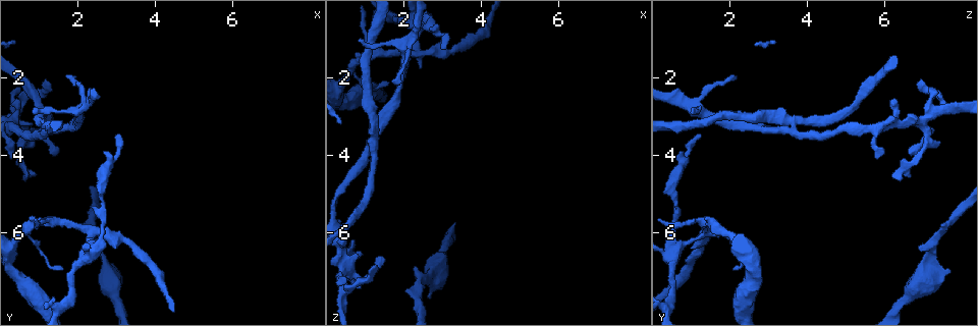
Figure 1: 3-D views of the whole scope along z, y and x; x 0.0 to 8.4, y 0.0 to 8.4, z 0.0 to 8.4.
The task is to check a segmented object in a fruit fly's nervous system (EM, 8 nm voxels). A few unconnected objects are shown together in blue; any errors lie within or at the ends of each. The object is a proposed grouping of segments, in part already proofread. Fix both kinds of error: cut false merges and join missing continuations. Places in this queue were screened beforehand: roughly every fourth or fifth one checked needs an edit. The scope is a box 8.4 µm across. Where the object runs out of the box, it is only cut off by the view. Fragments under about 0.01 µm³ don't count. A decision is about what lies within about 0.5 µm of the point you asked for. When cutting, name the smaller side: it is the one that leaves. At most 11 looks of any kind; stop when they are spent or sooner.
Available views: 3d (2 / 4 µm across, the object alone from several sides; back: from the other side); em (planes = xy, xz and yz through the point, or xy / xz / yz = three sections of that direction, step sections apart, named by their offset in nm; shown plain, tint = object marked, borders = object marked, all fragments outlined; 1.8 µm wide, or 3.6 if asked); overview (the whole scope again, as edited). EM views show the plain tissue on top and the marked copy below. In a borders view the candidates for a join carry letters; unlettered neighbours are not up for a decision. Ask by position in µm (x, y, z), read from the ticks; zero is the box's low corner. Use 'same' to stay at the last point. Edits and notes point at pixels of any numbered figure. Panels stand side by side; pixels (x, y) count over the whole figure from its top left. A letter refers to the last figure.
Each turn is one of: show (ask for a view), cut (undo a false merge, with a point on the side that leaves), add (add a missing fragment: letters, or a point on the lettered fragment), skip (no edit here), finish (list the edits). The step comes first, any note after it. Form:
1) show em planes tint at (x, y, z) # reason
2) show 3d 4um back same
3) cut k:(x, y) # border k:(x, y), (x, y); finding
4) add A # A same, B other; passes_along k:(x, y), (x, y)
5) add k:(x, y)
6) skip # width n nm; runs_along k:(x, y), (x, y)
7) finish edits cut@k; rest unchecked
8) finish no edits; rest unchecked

show 3d 4um at (1.00, 3.45, 7.20) # sharp bend

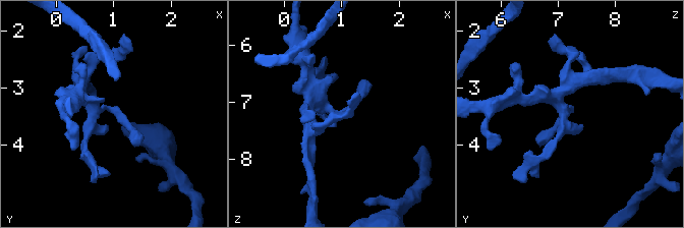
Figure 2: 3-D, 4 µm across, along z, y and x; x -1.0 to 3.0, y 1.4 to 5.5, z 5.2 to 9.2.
show em planes borders at (1.05, 3.40, 7.20)

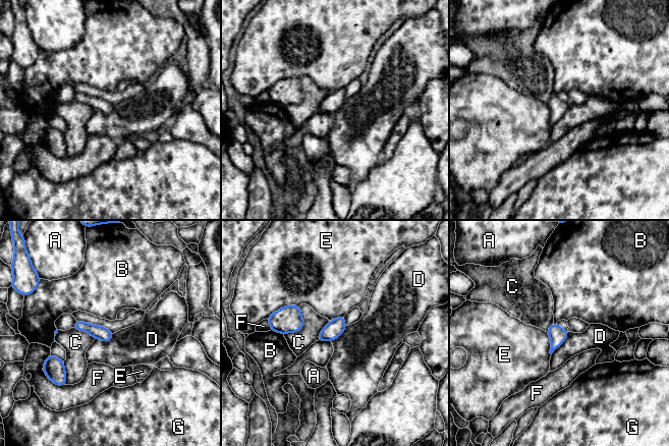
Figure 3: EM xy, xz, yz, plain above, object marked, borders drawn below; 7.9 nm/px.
skip # width 110 nm; A other, B other, C other, D other, E other, F other, G other; border 3:(114, 333), (108, 341), (95, 338); all the same neuron

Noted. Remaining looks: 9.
show 3d 4um at (2.60, 6.60, 7.30) # sudden change in width

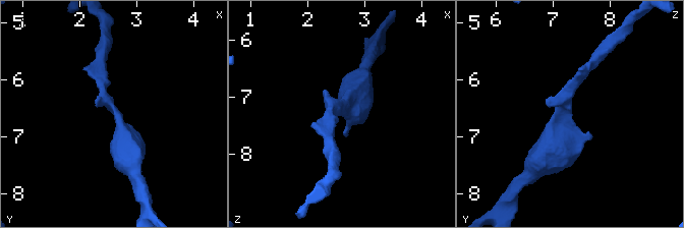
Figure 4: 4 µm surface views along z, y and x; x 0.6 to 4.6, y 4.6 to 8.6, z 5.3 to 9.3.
show em yz step 16 tint at (2.65, 6.65, 7.30) # arm_widths 190, 550 nm; shape alone is not enough

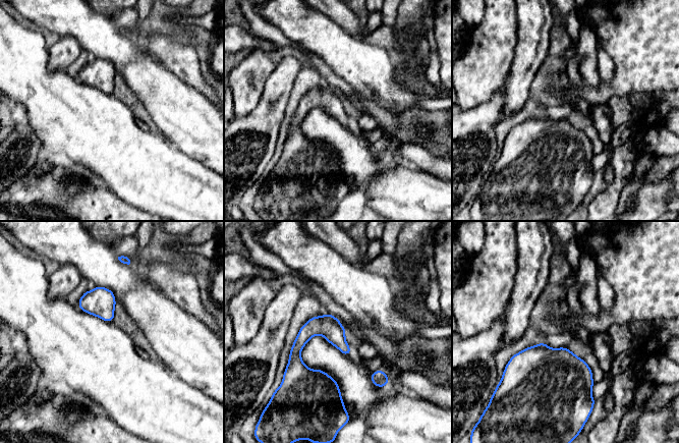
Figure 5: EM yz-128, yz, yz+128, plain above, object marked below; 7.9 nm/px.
show em yz step 16 borders same # what lies round it

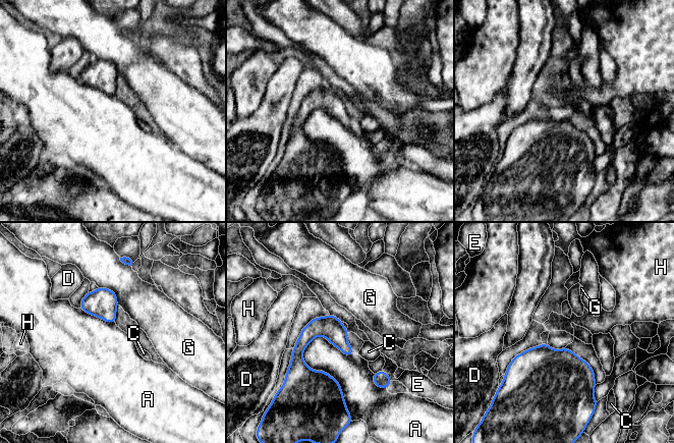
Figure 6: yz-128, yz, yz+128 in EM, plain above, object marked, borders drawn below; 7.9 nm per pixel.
skip # longest_contact A 600 nm; A other, C other, D other, E other, G other, H other; continuous, no second neuron

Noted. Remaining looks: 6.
show 3d 4um back at (2.95, 3.55, 1.25) # end of a long branch

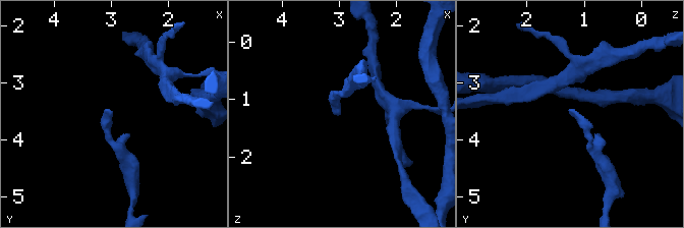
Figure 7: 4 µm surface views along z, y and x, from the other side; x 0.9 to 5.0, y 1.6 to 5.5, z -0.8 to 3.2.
show em xy step 8 tint at (3.05, 3.55, 1.25)

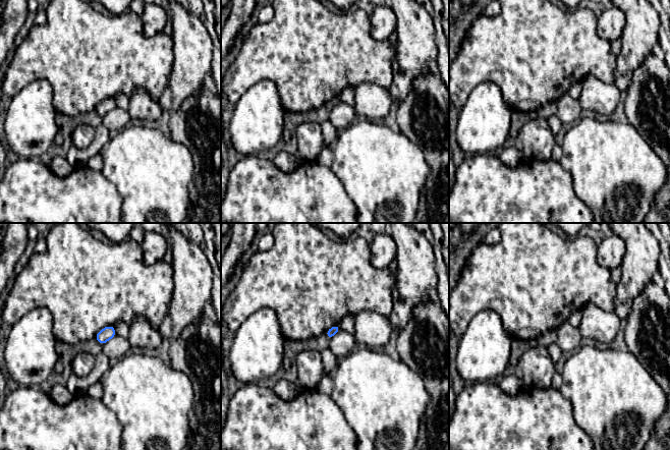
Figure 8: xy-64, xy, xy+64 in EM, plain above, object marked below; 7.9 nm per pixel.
show em planes borders same # cut it another way

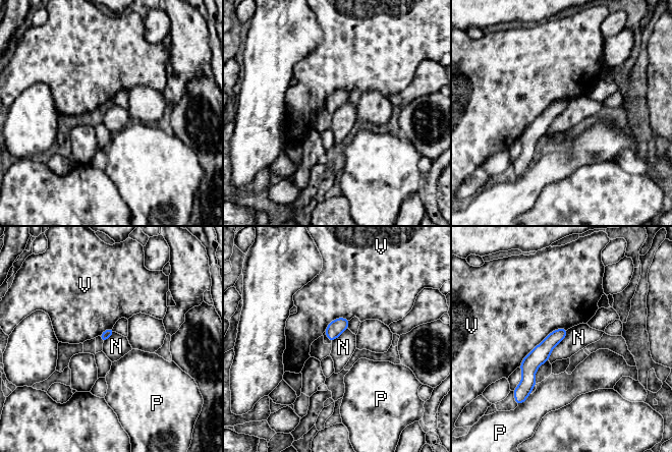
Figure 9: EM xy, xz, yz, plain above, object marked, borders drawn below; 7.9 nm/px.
skip # N other, P other, V other; border 9:(568, 329), (550, 353), (548, 360); none of them fits

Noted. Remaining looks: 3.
show 3d 4um at (2.25, 5.95, 1.35)

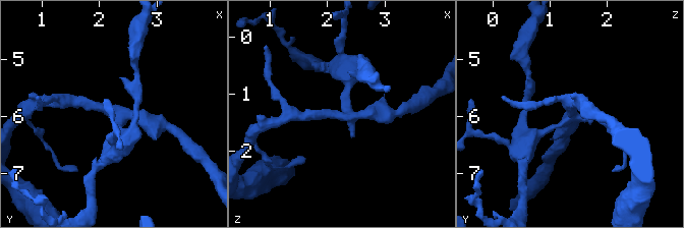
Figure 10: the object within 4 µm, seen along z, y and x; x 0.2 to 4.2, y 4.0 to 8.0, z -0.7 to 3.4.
show em xz step 16 borders at (2.30, 5.90, 1.35) # arms 3; arm_widths 180, 200, 240 nm; need the tissue

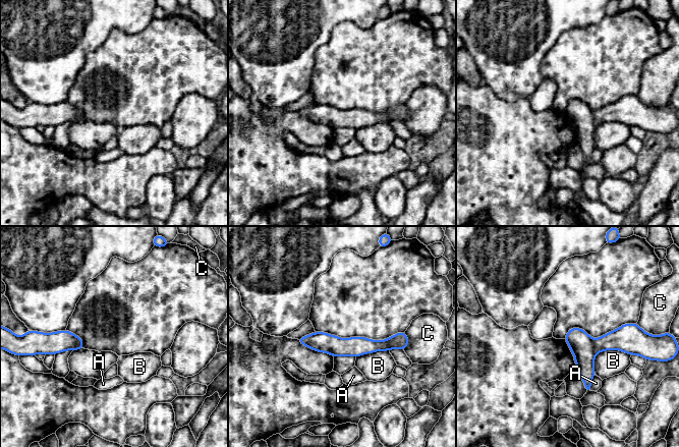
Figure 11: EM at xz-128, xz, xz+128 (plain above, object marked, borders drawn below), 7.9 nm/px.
show em yz step 8 borders same

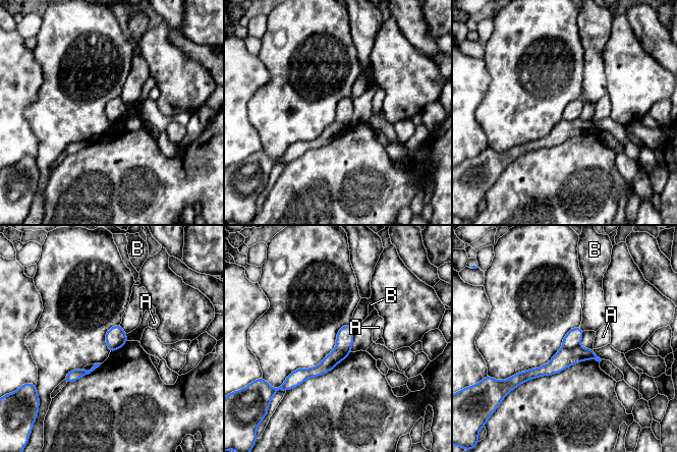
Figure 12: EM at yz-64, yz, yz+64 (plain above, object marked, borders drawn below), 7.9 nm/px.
cut 12:(564, 357) # A other, B other; part_leaving 12:(593, 355), (519, 377); two neurons meet here

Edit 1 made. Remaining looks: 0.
finish edits cut@12; rest unchecked

